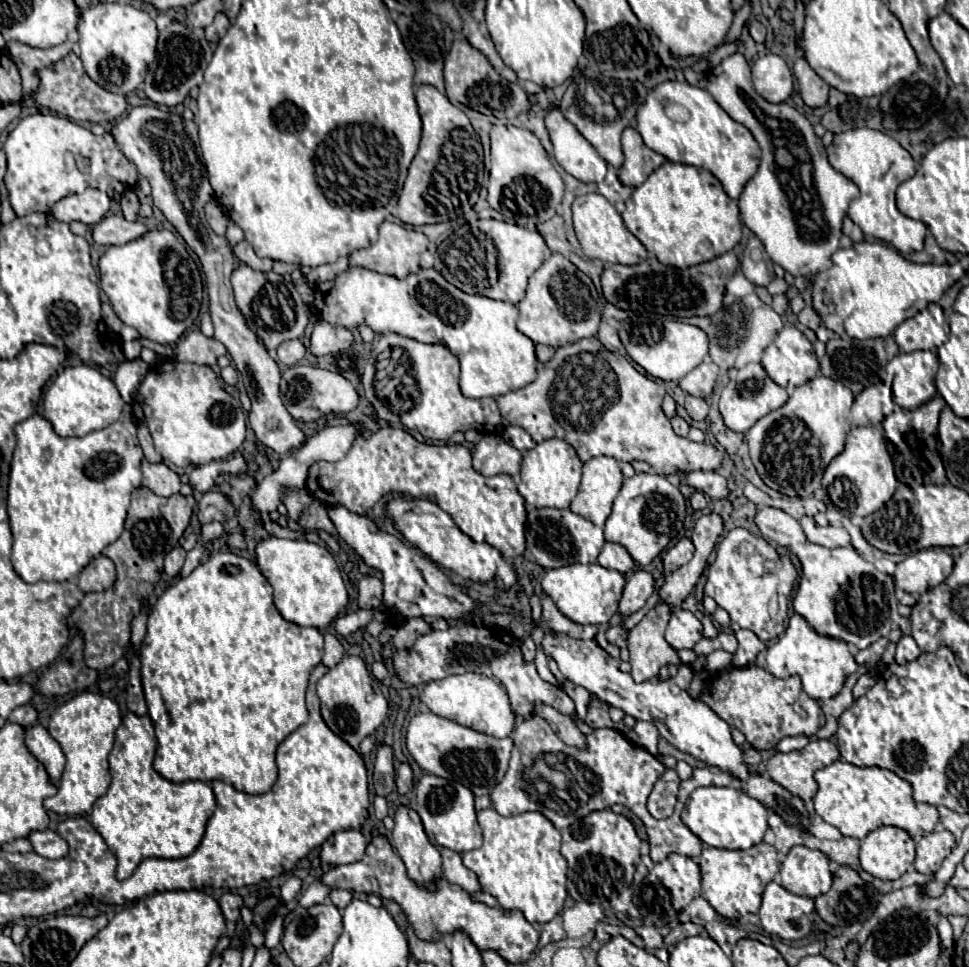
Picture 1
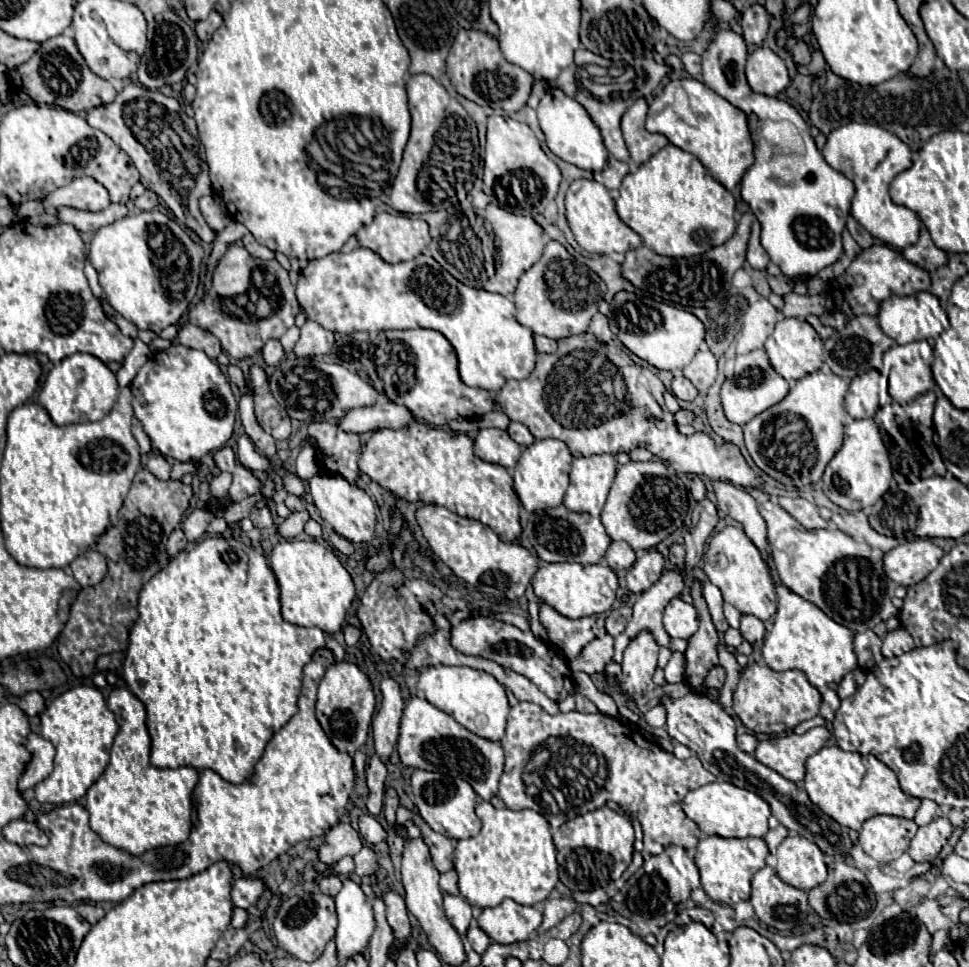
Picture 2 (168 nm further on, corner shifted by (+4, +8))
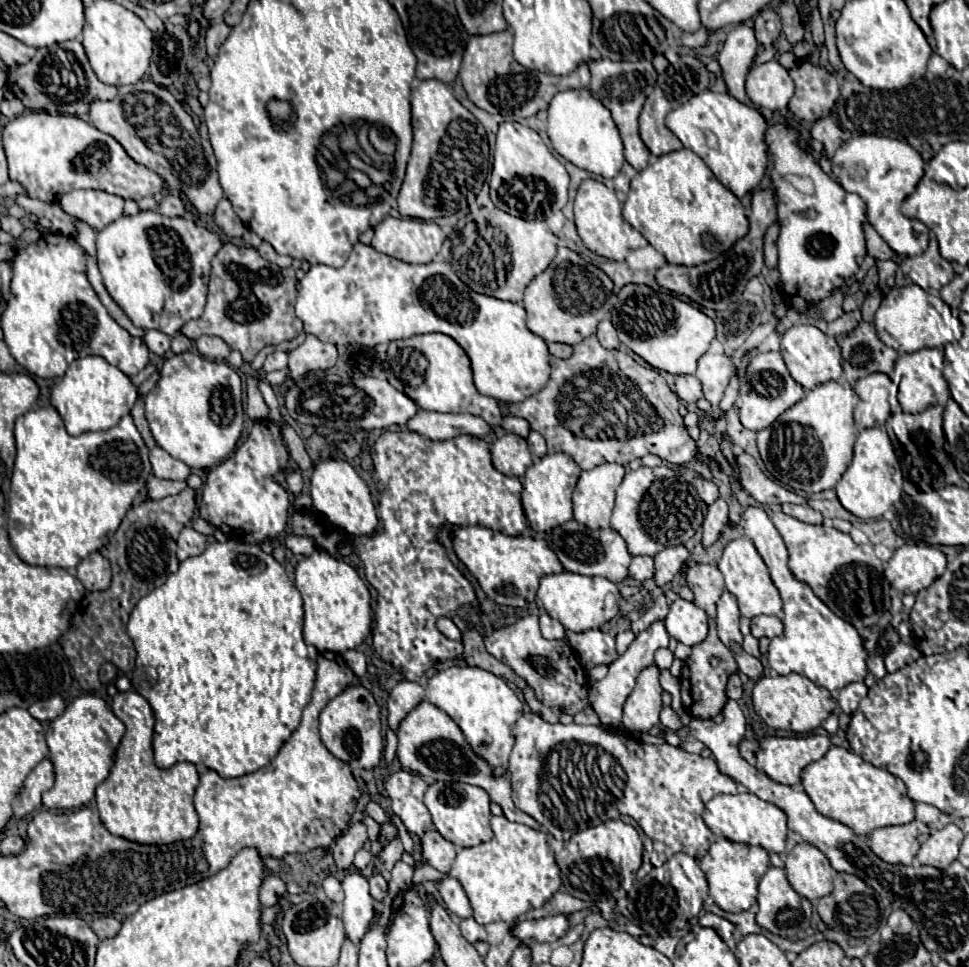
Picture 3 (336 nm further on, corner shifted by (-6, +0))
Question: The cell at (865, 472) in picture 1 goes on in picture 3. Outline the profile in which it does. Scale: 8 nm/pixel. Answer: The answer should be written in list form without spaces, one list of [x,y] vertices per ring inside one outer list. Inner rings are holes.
[[[865,428],[859,432],[857,442],[855,442],[855,454],[841,476],[837,484],[837,498],[843,504],[845,510],[855,514],[857,518],[869,520],[869,518],[879,518],[883,516],[895,502],[901,498],[901,486],[903,486],[903,474],[899,460],[893,452],[891,440],[883,428]]]

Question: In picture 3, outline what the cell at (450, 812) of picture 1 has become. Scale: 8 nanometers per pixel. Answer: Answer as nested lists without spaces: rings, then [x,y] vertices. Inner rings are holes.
[[[431,782],[425,792],[425,806],[433,816],[433,824],[439,834],[453,842],[455,846],[477,846],[493,838],[493,830],[489,826],[491,810],[489,810],[489,796],[483,788],[461,784],[461,782]]]

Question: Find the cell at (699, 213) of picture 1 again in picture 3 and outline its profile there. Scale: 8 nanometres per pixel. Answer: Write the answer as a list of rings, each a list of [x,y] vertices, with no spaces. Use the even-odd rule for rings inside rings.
[[[687,148],[663,154],[645,170],[637,172],[623,206],[623,218],[639,230],[669,264],[683,266],[697,266],[717,258],[749,230],[737,196],[733,196],[733,192],[713,176],[707,164]]]

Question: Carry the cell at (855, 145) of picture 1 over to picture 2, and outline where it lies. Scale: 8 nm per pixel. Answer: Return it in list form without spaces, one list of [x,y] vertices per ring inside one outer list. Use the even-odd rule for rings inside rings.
[[[851,122],[851,124],[835,128],[827,136],[827,144],[821,154],[831,168],[841,172],[855,184],[857,194],[853,198],[851,216],[855,216],[857,222],[873,238],[877,238],[897,250],[903,250],[905,246],[915,244],[915,240],[919,238],[919,226],[921,226],[919,216],[905,206],[893,204],[889,198],[891,180],[899,172],[912,166],[912,151],[905,142],[901,142],[895,134],[891,134],[879,126]]]

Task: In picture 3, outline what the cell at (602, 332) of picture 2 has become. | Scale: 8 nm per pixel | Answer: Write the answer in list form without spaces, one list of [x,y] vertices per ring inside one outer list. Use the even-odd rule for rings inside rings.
[[[603,320],[599,324],[599,328],[597,328],[597,340],[599,340],[599,344],[603,348],[619,348],[621,346],[621,342],[617,338],[617,332],[615,332],[615,328],[613,328],[613,324],[609,320]]]

